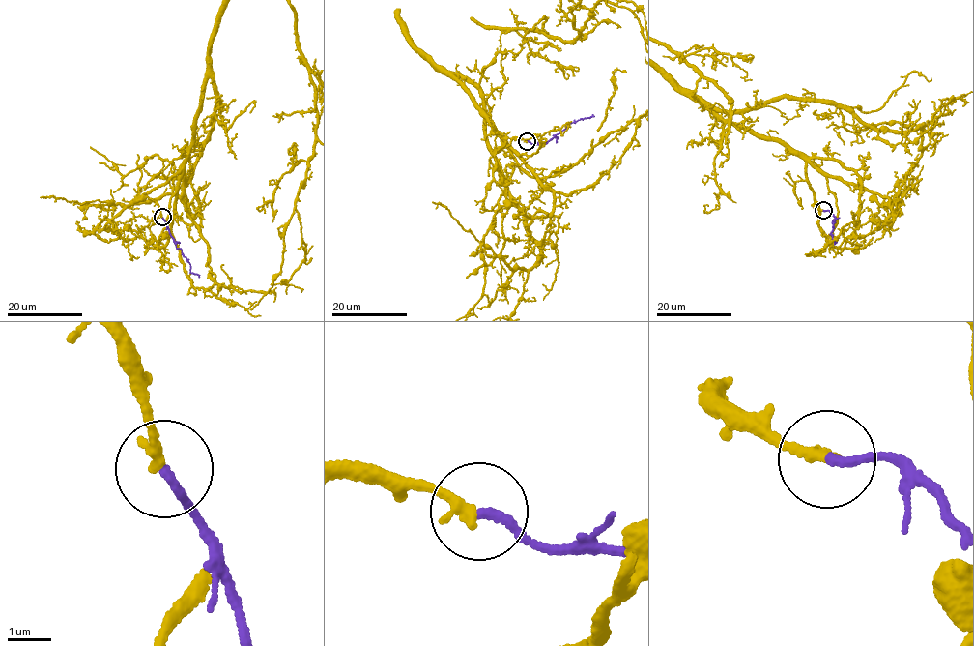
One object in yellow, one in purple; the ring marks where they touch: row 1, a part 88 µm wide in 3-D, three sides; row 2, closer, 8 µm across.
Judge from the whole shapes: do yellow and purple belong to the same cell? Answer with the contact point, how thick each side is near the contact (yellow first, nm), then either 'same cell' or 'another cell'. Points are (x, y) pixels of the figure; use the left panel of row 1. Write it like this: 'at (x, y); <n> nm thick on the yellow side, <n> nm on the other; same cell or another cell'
at (162, 217); 280 nm thick on the yellow side, 200 nm on the other; same cell

